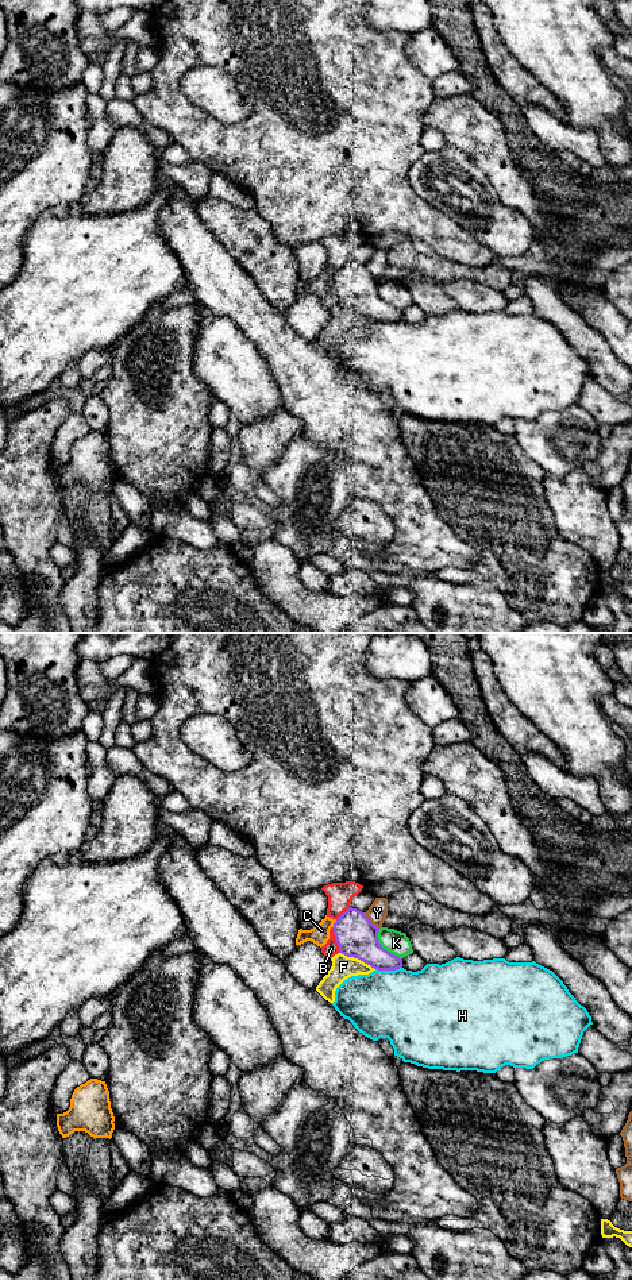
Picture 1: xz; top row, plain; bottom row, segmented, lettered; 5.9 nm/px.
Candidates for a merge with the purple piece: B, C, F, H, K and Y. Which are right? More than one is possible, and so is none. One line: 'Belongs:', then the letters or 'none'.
Belongs: none

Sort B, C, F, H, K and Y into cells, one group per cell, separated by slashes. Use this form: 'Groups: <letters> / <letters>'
Groups: B / C / F / H / K / Y

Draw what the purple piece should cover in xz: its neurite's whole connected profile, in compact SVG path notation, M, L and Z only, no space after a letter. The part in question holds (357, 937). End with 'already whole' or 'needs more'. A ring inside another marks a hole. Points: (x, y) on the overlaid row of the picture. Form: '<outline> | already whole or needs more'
M350 907L334 923L339 953L354 957L378 971L402 968L402 958L392 954L378 942L379 927L374 926L366 912Z | already whole

